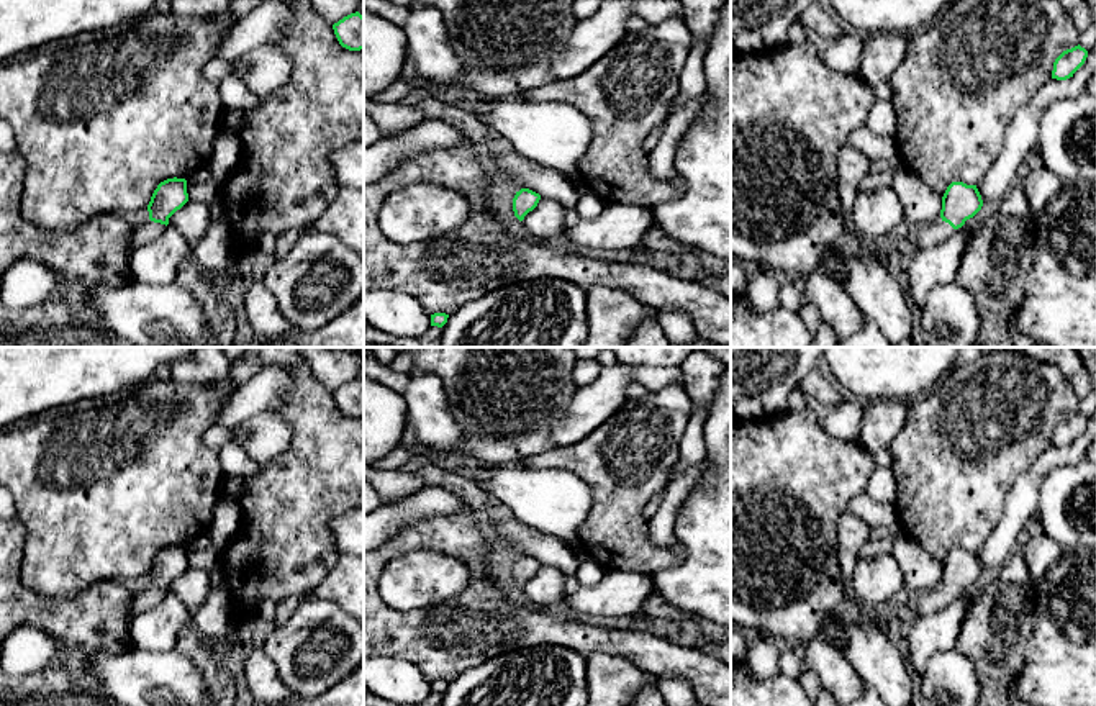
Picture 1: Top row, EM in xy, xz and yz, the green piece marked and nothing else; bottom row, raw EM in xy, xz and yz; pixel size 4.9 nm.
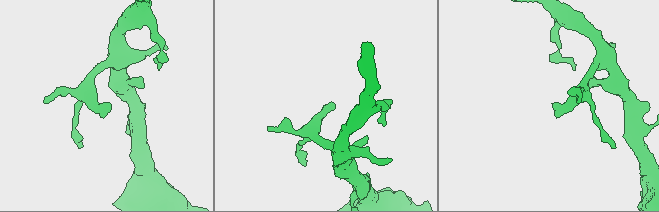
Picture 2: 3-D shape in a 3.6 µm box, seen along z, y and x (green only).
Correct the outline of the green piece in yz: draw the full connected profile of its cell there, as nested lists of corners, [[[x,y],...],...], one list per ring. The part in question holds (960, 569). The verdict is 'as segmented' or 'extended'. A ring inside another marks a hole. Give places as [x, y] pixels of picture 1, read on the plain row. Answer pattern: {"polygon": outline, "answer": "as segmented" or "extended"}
{"polygon": [[[952,549],[944,563],[940,583],[922,591],[916,606],[916,619],[934,614],[949,606],[955,596],[962,595],[967,586],[973,585],[983,573],[976,552]]], "answer": "extended"}

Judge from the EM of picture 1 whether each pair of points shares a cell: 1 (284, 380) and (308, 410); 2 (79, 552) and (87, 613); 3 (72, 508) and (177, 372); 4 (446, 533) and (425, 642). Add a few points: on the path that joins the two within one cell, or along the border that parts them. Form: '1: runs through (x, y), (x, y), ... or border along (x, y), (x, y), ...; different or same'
1: border along (284, 364), (292, 387), (272, 410); different
2: border along (120, 580), (95, 582), (71, 598), (46, 598); different
3: border along (171, 377), (181, 382), (210, 385); different
4: runs through (474, 559), (479, 564), (479, 592), (452, 618); same

